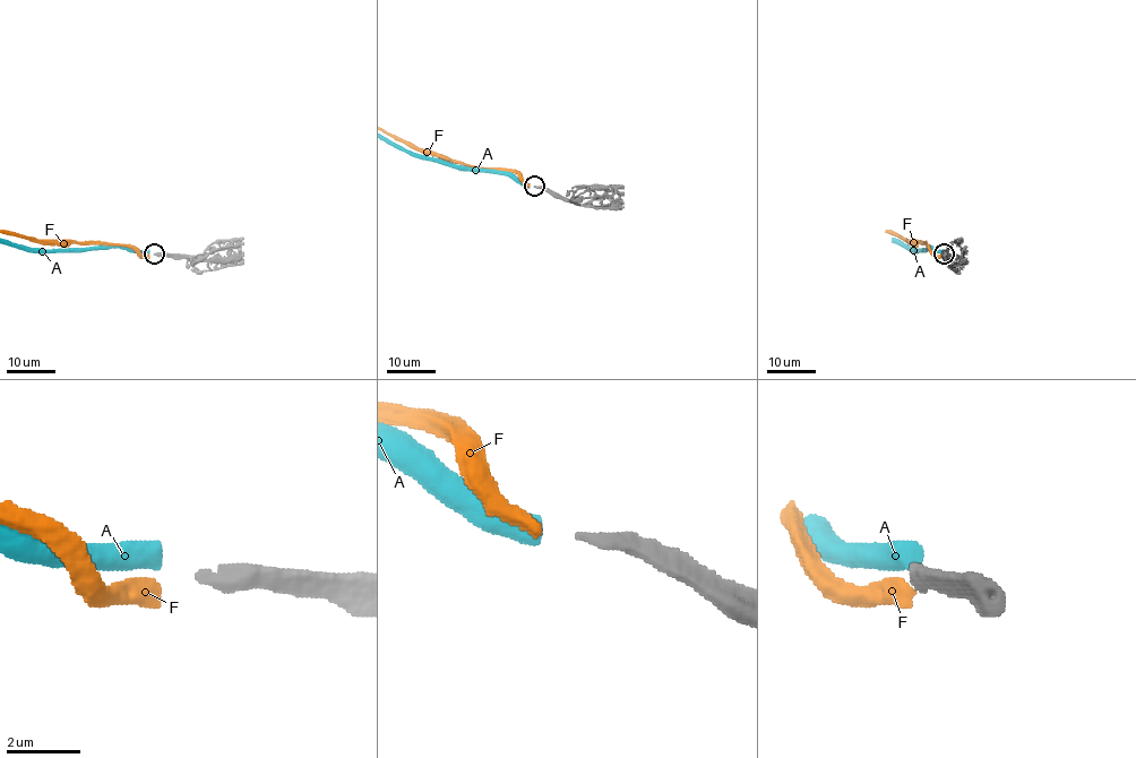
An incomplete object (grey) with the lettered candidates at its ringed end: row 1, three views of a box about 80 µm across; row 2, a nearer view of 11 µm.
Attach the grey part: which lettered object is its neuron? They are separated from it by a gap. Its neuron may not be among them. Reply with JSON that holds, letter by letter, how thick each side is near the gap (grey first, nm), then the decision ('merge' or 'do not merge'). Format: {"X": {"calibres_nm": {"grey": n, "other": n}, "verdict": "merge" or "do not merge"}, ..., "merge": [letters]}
{"A": {"calibres_nm": {"grey": 320, "other": 550}, "verdict": "do not merge"}, "F": {"calibres_nm": {"grey": 320, "other": 480}, "verdict": "do not merge"}, "merge": []}

